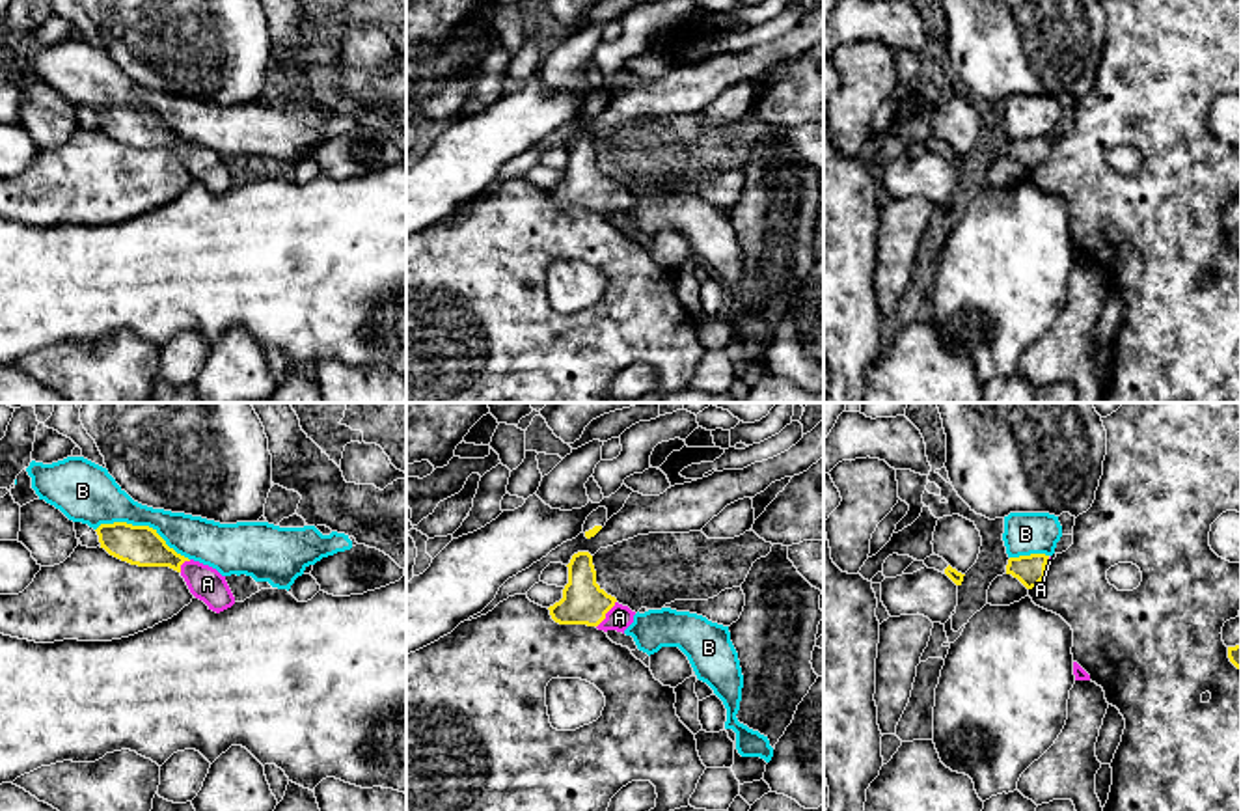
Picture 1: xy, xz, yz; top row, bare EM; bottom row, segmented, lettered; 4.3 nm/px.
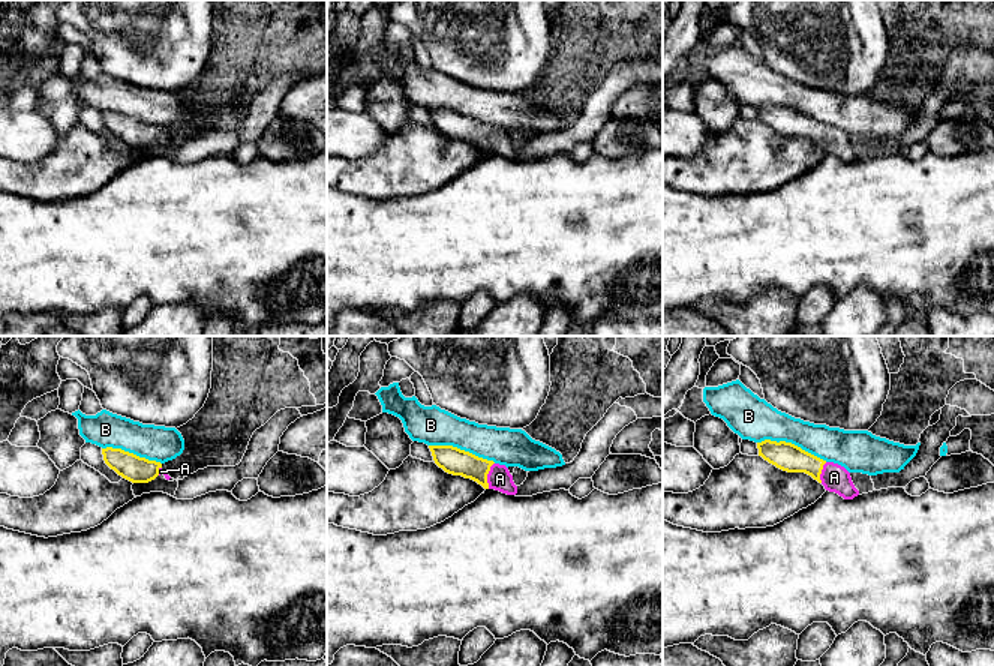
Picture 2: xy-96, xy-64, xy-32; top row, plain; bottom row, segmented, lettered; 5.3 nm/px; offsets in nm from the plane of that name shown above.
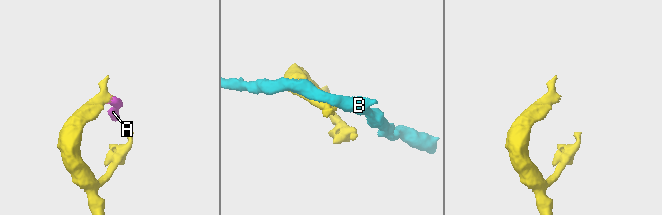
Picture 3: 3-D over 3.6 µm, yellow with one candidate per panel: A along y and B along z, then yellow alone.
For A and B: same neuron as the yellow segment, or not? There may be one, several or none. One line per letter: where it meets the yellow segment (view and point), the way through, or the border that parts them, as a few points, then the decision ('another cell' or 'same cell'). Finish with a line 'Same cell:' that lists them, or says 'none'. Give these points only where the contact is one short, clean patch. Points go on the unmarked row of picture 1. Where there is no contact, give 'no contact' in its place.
A: contact xz (606, 194); way xz (584, 185), (606, 194), (619, 200); same cell
B: contact xy (142, 109); another cell
Same cell: A

